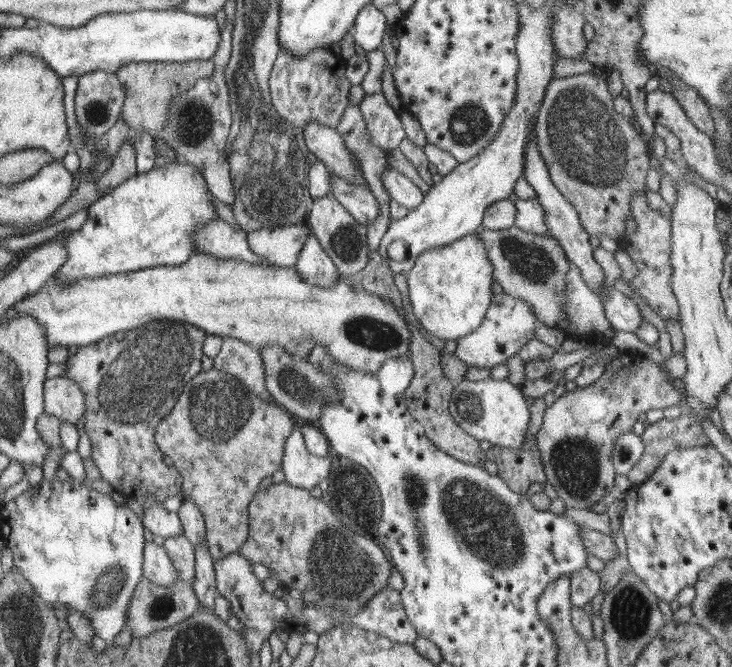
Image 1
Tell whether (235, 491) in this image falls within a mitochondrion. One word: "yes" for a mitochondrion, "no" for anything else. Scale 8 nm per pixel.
no

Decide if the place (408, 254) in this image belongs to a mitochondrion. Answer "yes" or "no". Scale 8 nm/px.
no

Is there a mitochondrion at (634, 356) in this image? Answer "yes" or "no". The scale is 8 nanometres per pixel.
no

